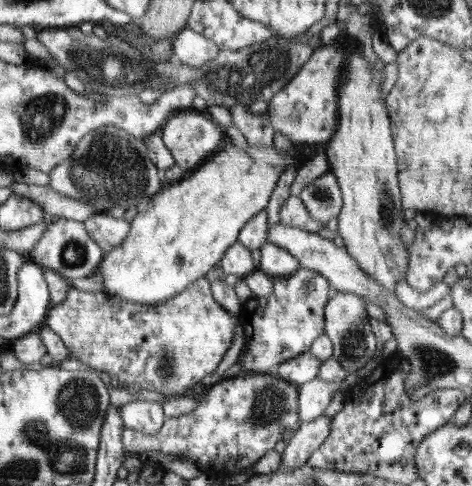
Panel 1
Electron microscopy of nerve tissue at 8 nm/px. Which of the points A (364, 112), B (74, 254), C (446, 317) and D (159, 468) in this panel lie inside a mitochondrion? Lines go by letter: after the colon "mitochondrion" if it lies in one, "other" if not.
A: other
B: mitochondrion
C: other
D: other

